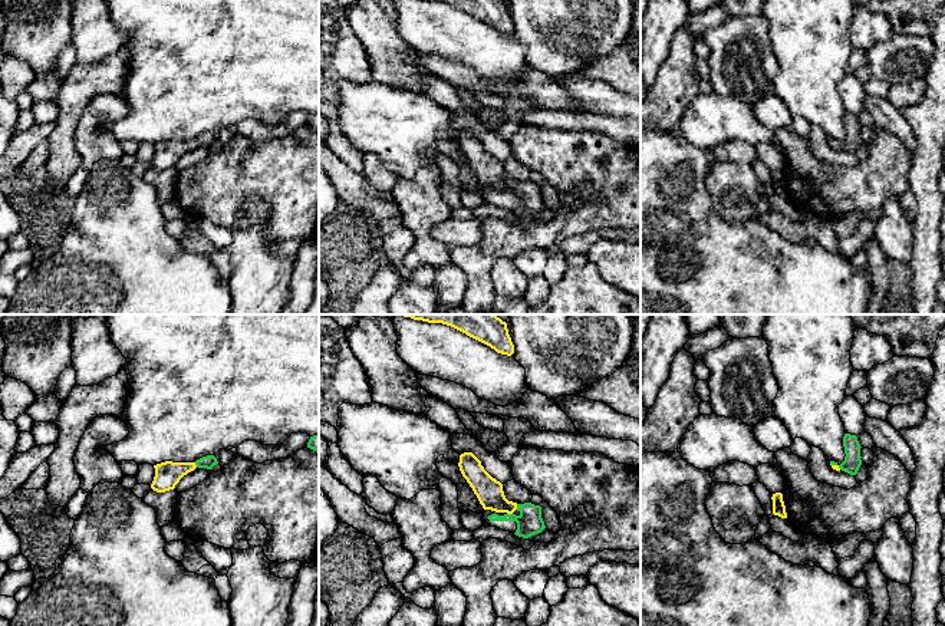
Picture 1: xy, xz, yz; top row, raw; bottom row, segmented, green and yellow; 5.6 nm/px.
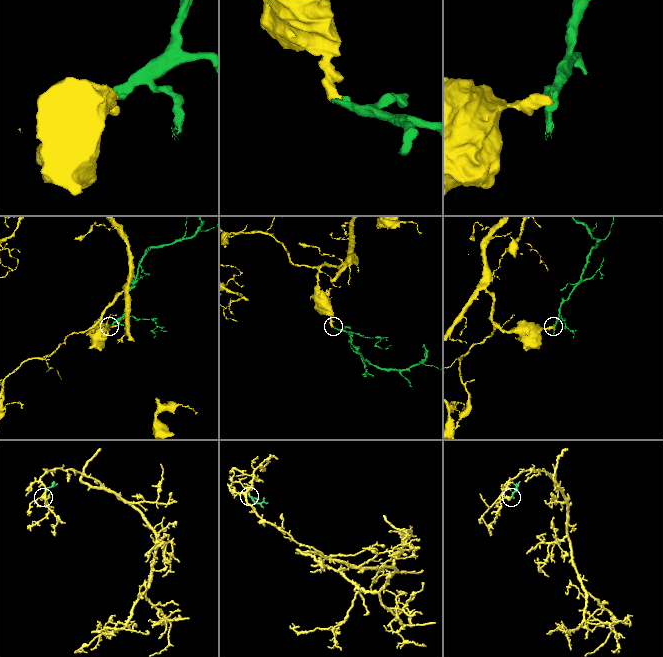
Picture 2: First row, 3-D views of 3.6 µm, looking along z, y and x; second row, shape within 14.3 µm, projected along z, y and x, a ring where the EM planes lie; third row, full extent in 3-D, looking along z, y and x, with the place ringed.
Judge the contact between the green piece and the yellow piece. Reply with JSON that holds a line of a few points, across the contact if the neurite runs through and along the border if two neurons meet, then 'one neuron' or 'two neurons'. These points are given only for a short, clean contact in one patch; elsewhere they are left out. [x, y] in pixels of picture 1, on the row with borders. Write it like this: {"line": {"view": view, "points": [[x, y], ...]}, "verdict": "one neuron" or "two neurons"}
{"line": {"view": "xz", "points": [[529, 523], [529, 517], [517, 507], [503, 506], [489, 491]]}, "verdict": "one neuron"}

